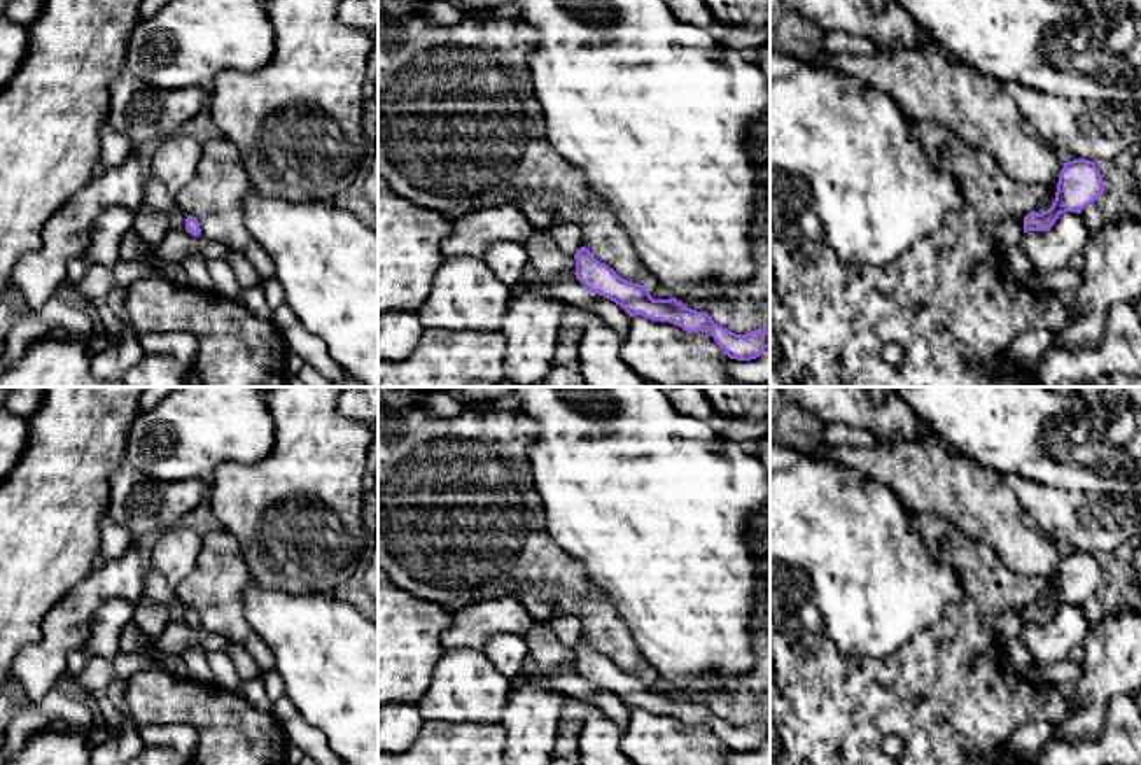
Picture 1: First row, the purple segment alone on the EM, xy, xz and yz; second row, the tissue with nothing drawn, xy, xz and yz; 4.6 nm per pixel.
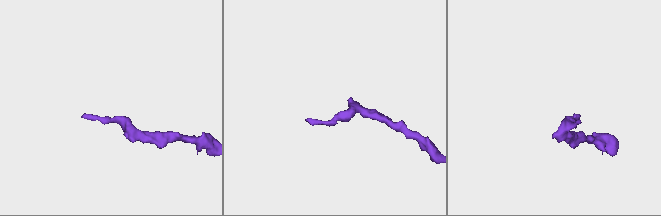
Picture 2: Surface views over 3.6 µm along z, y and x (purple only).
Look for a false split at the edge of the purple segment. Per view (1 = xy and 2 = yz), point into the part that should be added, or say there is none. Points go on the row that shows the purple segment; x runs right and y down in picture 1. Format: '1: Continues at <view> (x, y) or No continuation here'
1: No continuation here
2: No continuation here

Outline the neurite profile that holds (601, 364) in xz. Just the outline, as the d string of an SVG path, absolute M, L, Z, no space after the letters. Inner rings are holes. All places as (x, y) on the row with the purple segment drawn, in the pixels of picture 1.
M602 319L583 329L579 348L579 373L584 387L646 387L648 383L621 359L625 336Z

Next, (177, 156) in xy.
M189 133L164 137L150 161L150 173L161 180L170 196L180 200L180 191L192 180L203 156L203 145Z

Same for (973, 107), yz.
M931 47L882 51L873 56L822 54L814 65L858 79L889 95L908 119L938 123L962 145L975 152L985 151L992 154L996 166L1008 179L1045 187L1045 196L1034 212L1041 214L1052 207L1064 161L1046 142L1029 137L1020 128L1015 102L1003 89L1003 84L992 77L980 74L973 67L954 65Z

